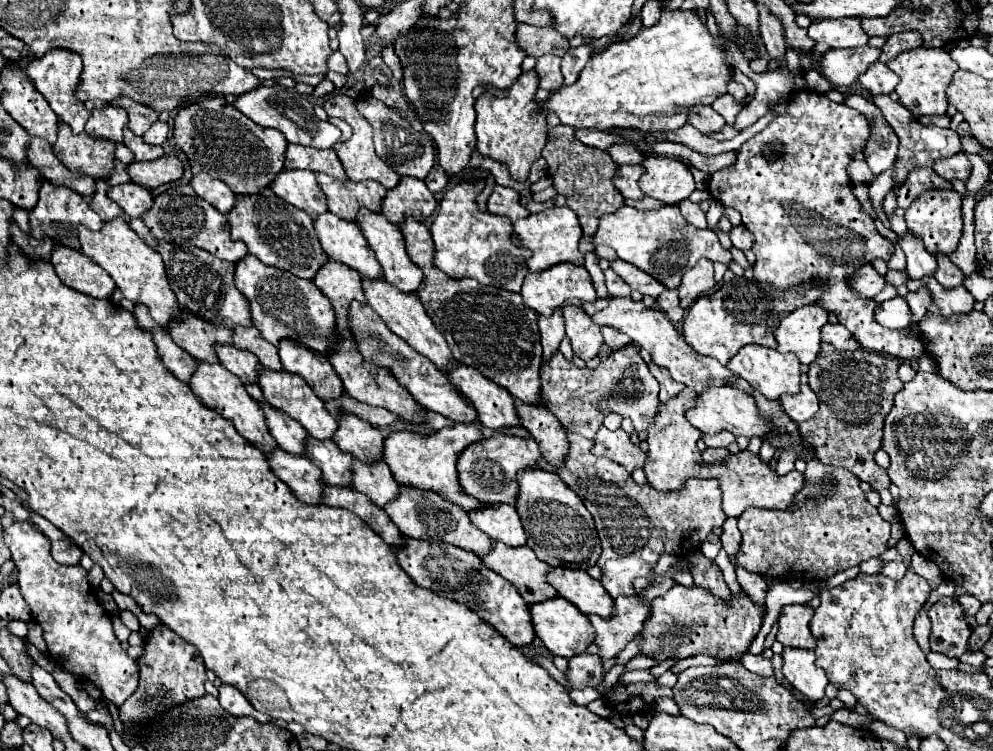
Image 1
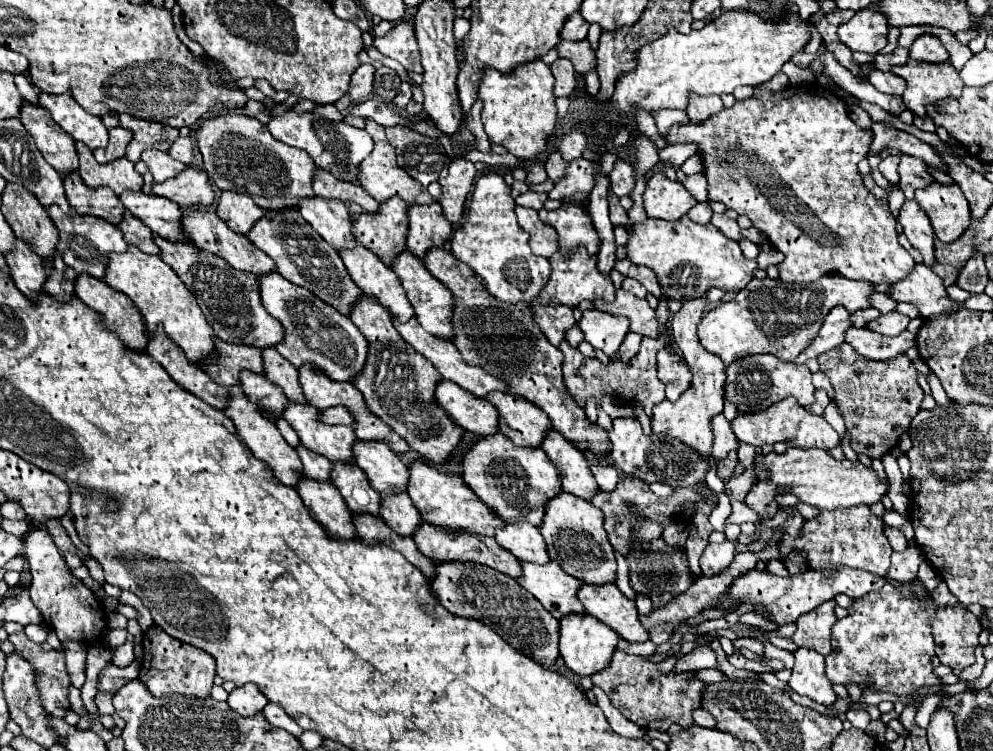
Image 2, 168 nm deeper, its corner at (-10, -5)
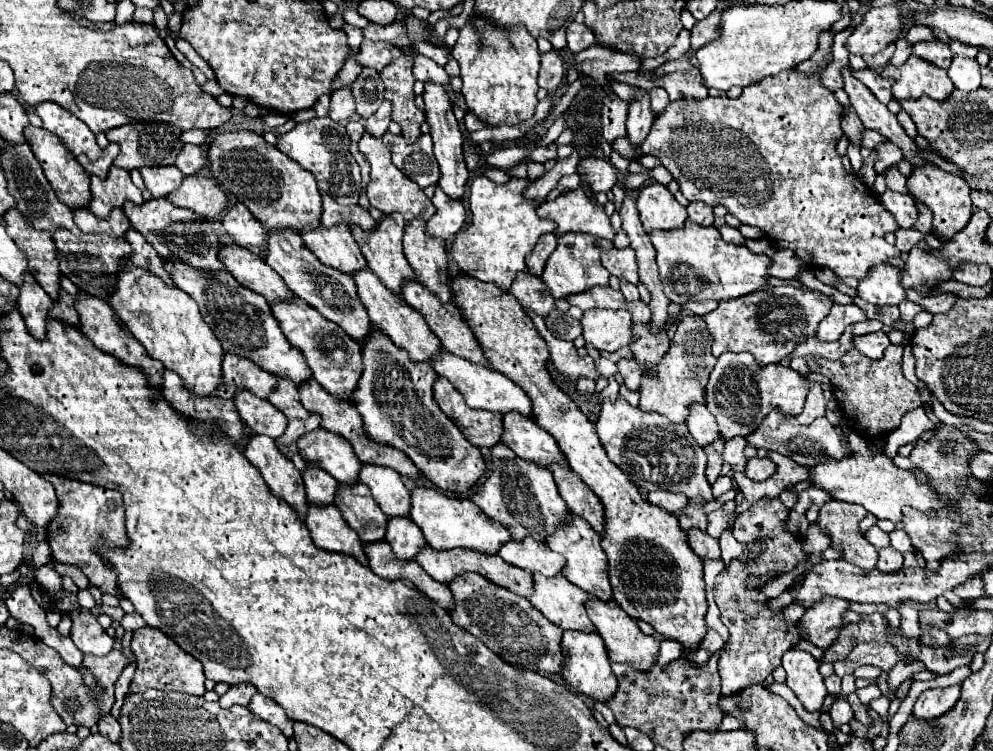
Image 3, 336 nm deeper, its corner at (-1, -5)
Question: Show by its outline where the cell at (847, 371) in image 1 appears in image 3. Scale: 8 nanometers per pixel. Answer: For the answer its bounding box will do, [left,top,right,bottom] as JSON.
[805,345,923,441]

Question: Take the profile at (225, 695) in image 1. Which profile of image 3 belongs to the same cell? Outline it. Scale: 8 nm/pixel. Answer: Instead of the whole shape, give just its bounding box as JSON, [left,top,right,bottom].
[219,683,257,707]

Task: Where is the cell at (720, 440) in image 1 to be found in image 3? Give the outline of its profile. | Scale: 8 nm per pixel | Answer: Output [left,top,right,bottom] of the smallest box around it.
[687,403,721,447]

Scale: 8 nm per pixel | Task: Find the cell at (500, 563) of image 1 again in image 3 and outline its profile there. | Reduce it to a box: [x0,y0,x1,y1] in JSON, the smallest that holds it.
[529,575,595,631]

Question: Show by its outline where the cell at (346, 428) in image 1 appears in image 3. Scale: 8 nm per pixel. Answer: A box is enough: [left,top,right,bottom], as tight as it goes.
[359,463,409,517]

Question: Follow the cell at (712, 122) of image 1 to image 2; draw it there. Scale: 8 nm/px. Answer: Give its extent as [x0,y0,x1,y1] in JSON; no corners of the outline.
[686,93,722,123]

